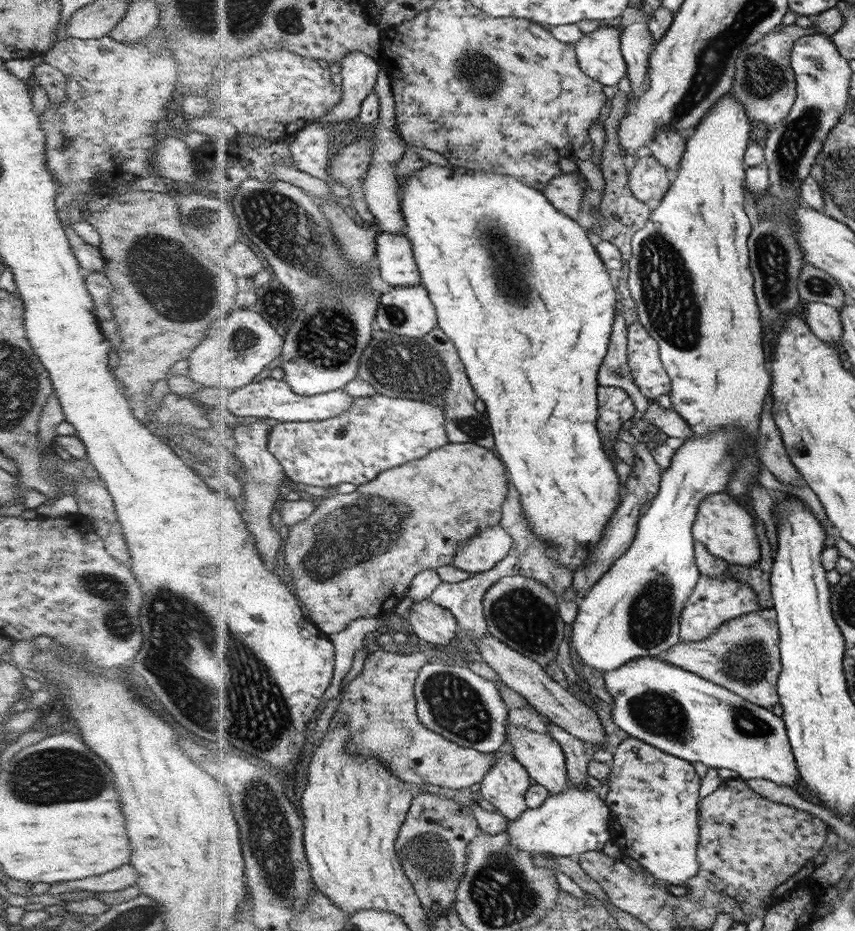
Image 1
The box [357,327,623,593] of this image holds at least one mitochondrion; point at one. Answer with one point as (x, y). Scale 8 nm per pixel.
(407, 367)

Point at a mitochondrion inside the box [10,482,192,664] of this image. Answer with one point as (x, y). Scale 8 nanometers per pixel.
(111, 591)

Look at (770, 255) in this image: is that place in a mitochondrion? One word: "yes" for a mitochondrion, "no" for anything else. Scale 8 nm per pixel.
yes

